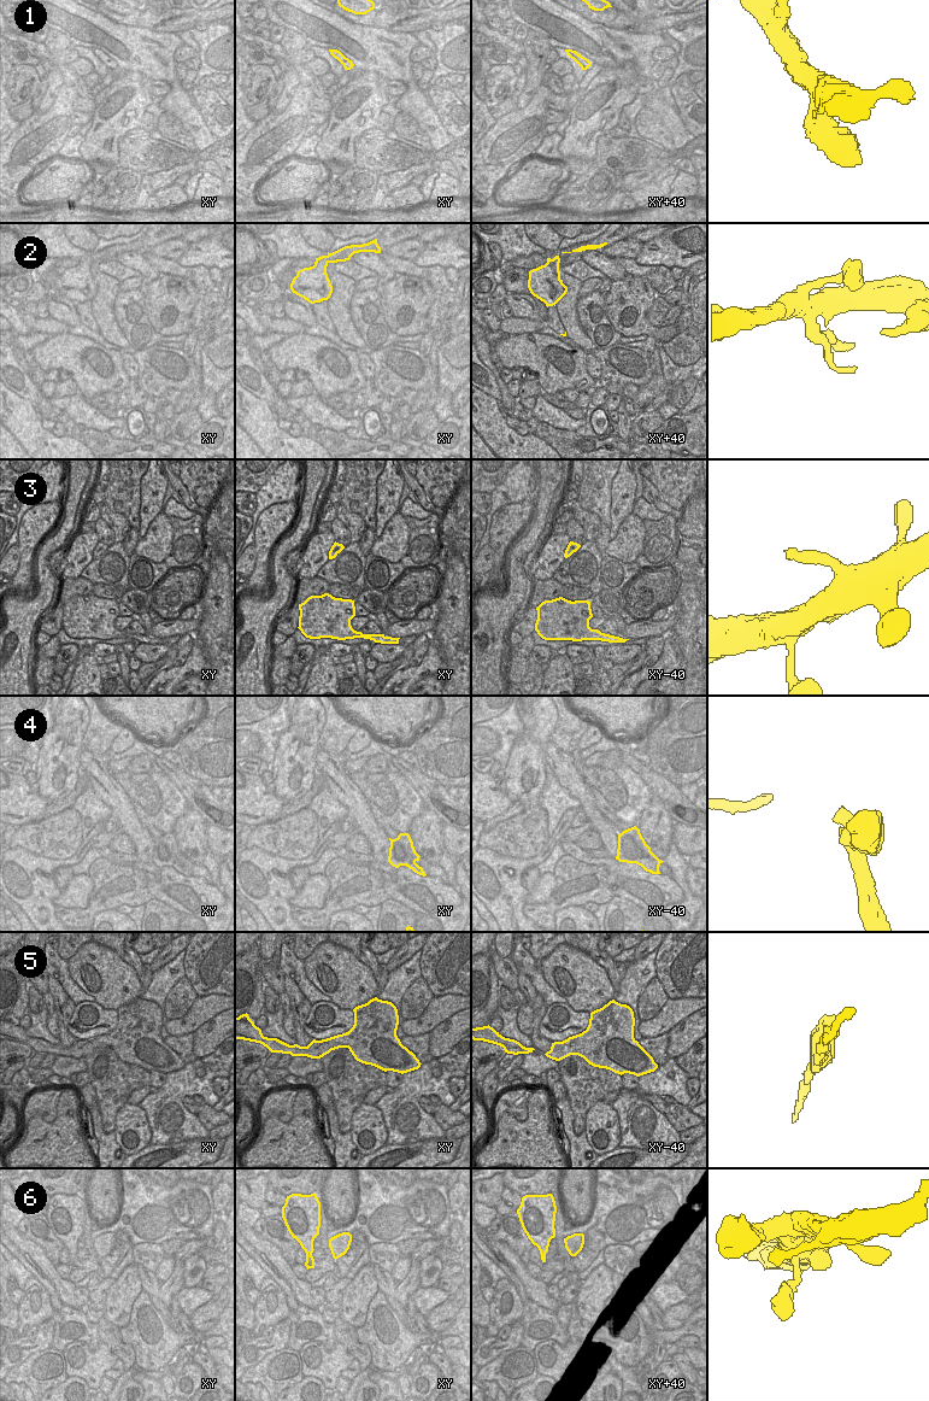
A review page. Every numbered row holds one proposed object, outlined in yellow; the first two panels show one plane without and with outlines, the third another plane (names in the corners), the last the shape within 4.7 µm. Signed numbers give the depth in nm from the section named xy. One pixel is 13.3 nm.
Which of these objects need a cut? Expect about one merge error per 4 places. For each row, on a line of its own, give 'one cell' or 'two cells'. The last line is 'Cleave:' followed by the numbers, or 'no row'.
1: one cell
2: one cell
3: one cell
4: two cells
5: one cell
6: one cell
Cleave: 4

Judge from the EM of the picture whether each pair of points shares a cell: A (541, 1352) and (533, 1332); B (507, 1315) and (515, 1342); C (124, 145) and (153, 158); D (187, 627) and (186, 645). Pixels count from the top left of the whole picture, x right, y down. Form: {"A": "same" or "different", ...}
{"A": "different", "B": "different", "C": "same", "D": "different"}

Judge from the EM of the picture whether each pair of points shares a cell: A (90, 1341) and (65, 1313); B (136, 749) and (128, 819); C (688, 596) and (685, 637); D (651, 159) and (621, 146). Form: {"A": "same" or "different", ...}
{"A": "same", "B": "different", "C": "same", "D": "same"}

